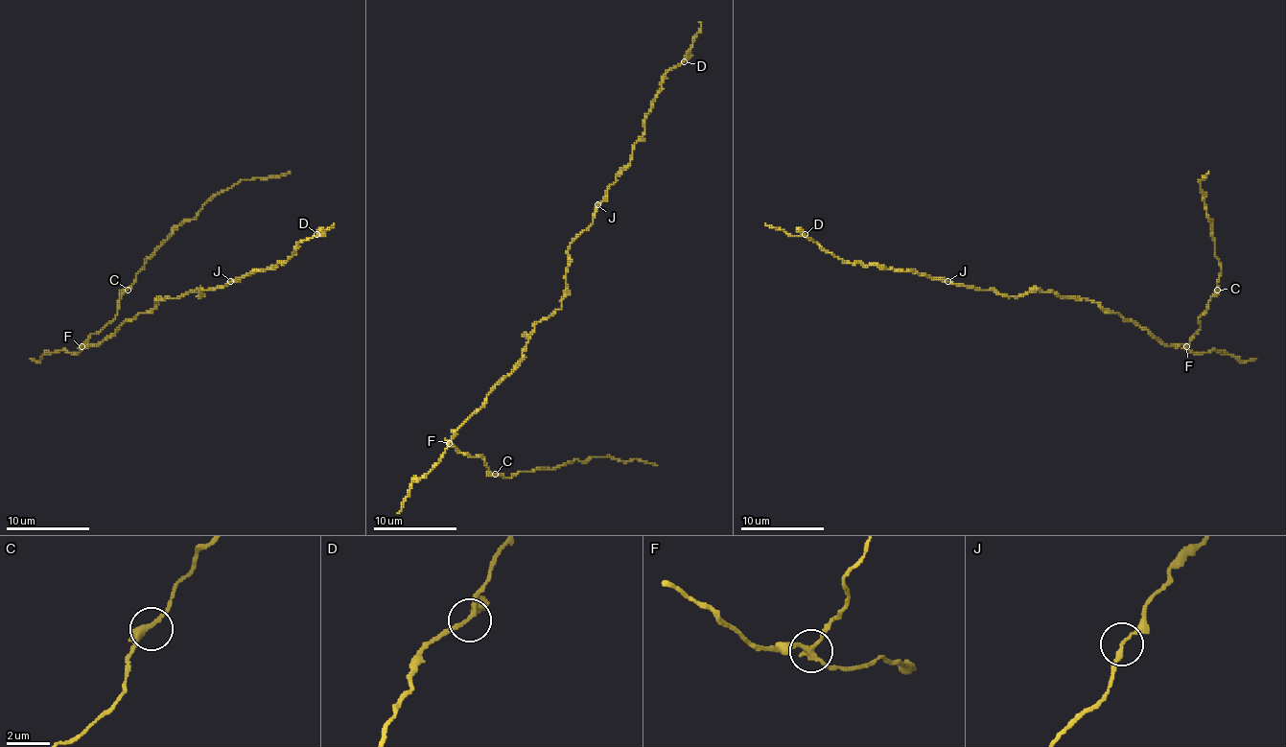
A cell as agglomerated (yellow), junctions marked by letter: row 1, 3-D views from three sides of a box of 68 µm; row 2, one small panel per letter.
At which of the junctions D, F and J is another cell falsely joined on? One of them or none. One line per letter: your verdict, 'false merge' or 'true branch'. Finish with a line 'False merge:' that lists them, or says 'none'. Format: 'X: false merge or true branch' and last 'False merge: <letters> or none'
D: true branch
F: false merge
J: true branch
False merge: F

